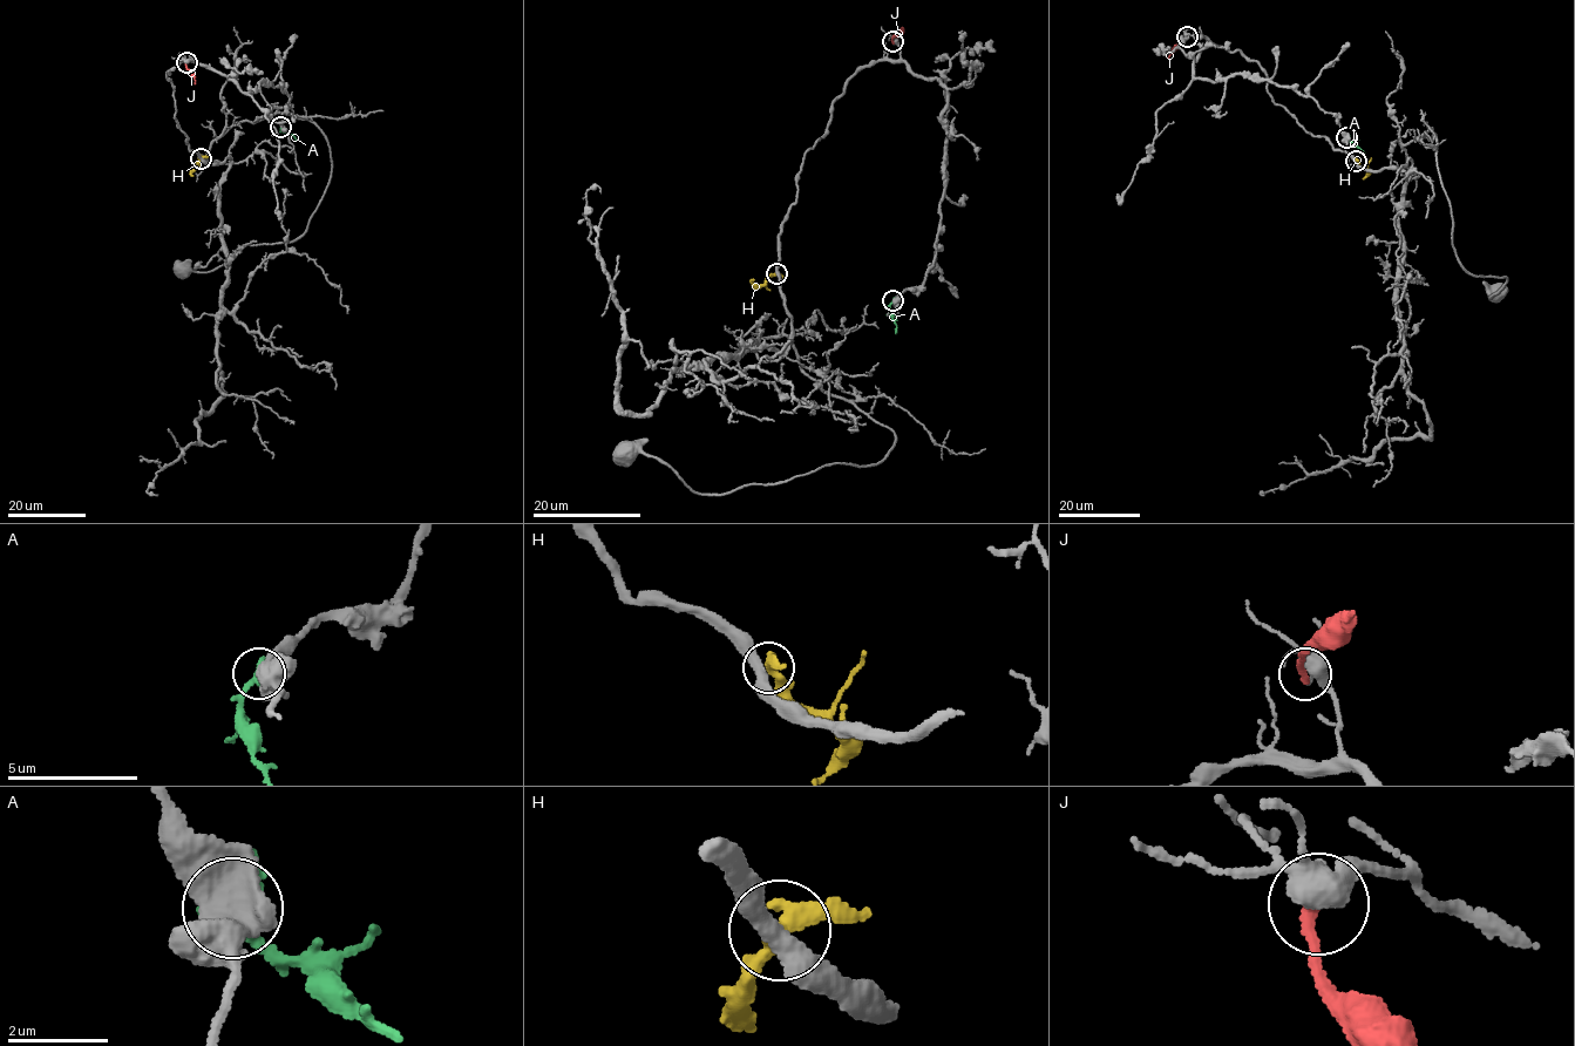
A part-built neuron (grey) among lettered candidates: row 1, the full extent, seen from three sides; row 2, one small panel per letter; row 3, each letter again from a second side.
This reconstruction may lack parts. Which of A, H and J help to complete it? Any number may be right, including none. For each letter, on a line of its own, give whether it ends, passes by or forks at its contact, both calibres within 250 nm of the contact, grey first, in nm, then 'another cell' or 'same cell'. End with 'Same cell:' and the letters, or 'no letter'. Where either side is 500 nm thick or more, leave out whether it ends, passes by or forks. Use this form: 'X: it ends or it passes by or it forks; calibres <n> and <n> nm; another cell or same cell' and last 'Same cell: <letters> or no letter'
A: calibres 600 and 220 nm; another cell
H: it passes by; calibres 400 and 320 nm; another cell
J: it ends; calibres 440 and 280 nm; another cell
Same cell: no letter

